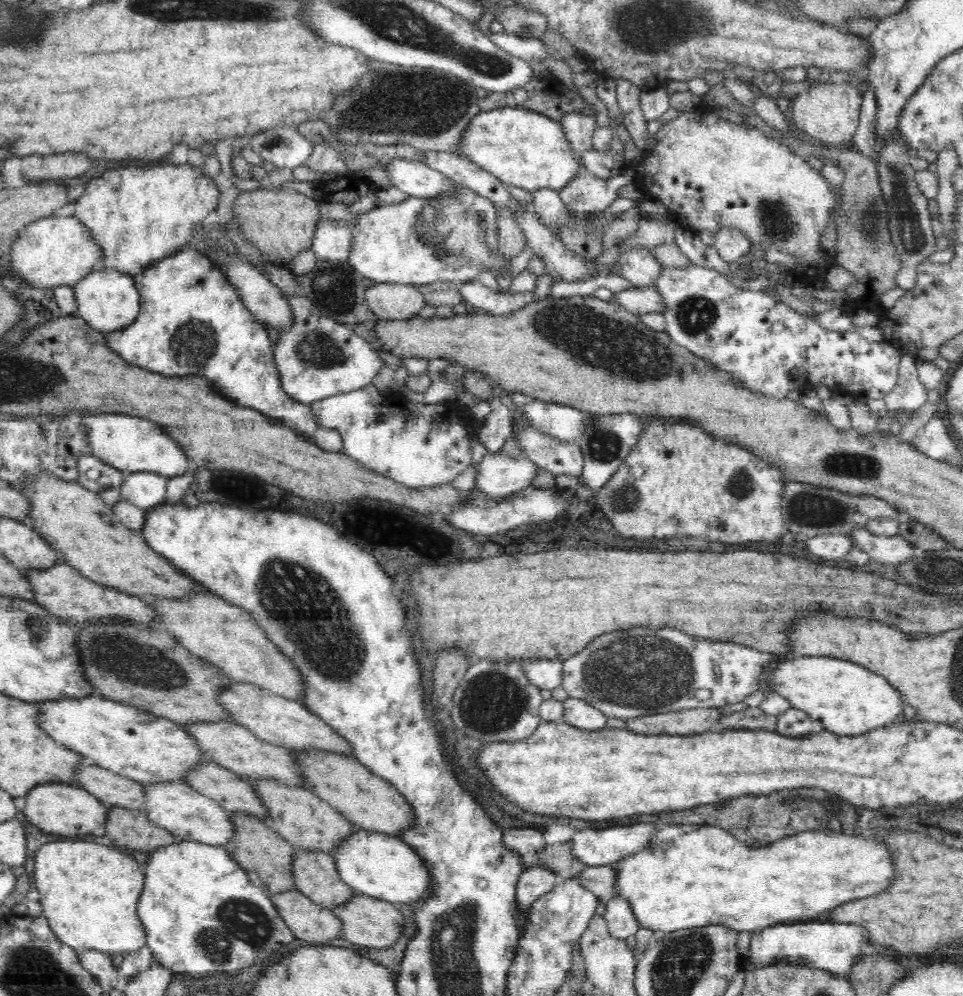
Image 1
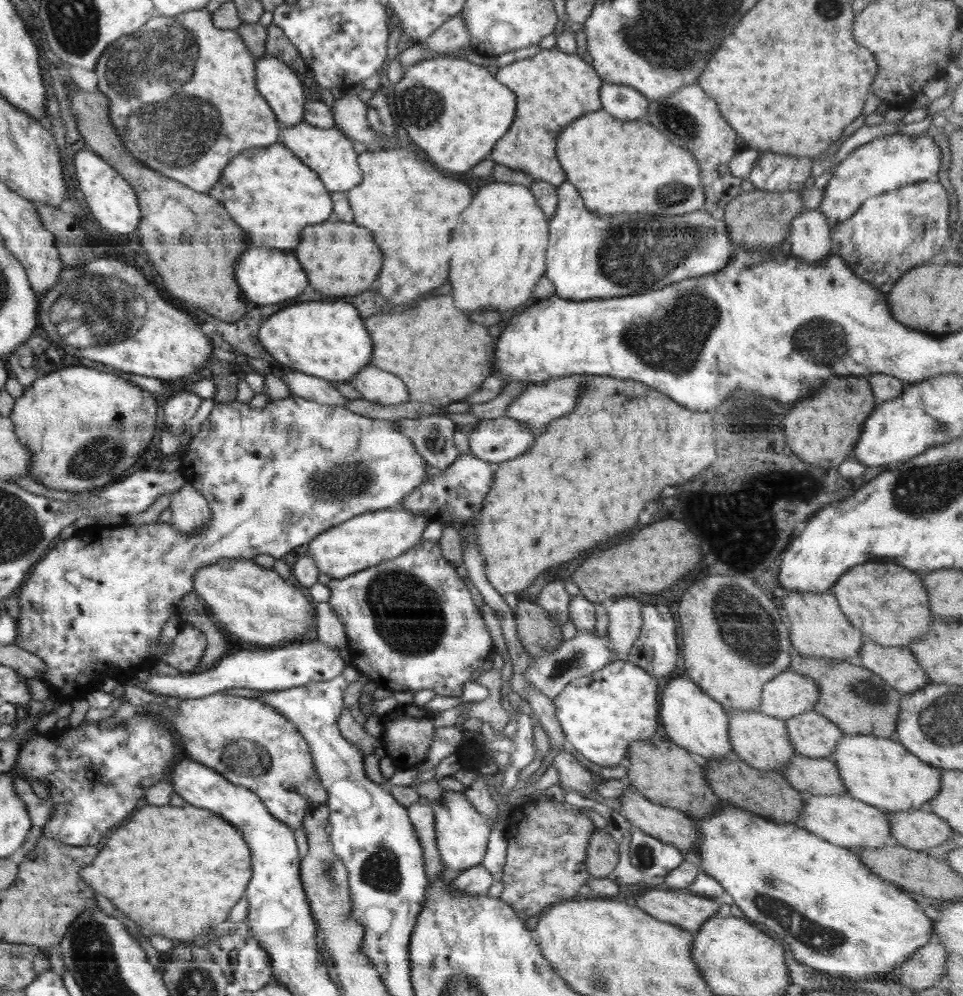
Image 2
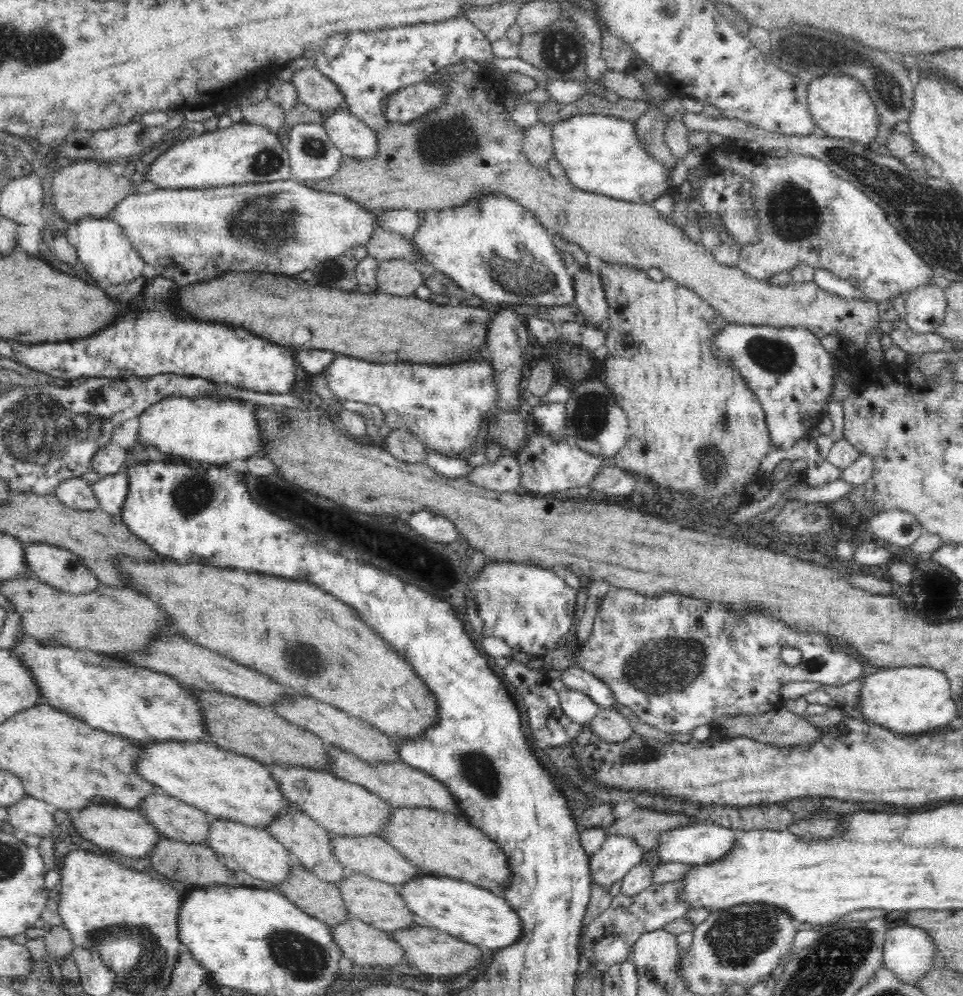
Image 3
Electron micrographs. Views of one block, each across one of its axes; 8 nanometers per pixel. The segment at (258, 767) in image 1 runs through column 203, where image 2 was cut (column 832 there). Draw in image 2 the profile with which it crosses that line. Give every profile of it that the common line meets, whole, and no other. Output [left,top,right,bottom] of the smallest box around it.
[785,710,843,758]

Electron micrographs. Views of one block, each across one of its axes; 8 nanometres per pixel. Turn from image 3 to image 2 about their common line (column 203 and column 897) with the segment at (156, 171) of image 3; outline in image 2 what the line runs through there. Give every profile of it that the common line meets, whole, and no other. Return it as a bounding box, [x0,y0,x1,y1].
[818,133,940,221]

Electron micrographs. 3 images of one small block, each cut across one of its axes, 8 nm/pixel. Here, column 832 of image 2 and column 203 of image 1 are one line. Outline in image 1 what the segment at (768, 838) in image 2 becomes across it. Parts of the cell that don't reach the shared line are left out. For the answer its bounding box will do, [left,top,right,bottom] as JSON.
[137,840,296,975]

